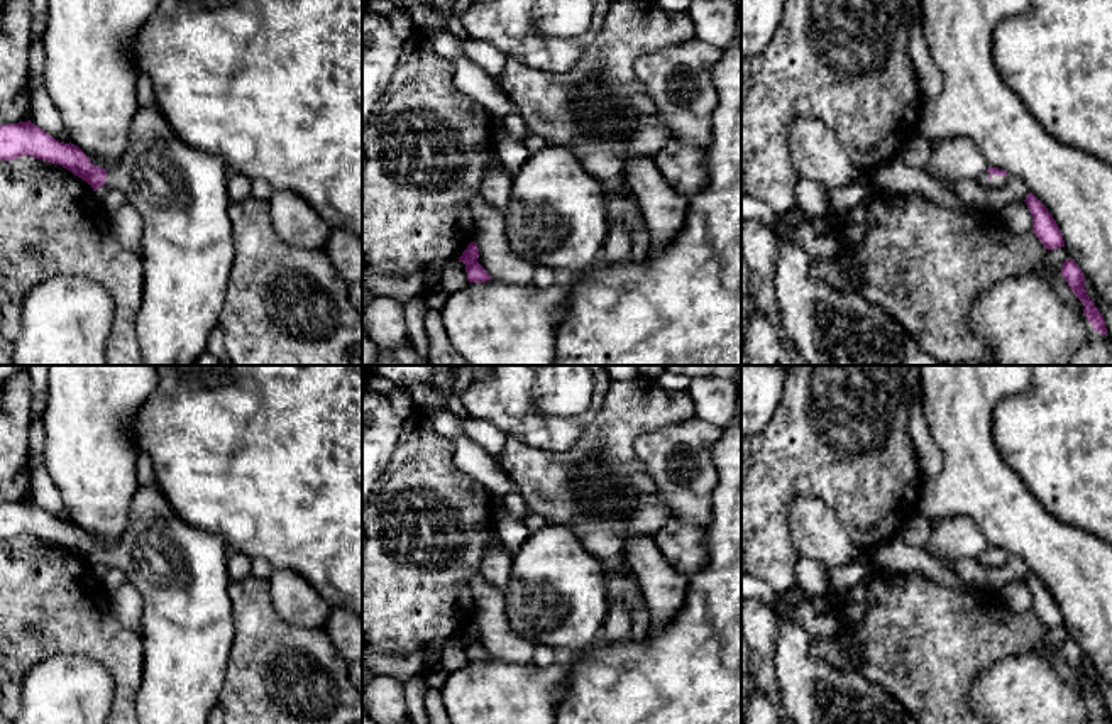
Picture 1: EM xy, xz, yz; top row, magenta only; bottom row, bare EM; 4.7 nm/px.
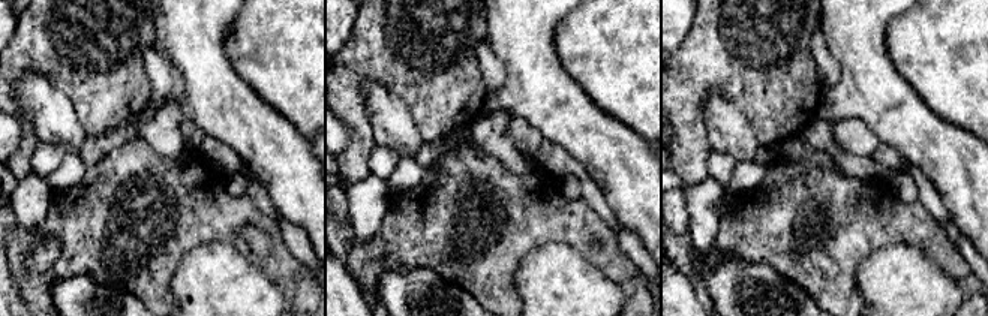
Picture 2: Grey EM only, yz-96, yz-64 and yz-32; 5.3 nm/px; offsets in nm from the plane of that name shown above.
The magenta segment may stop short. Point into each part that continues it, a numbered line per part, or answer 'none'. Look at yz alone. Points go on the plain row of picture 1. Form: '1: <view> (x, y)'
1: yz (997, 560)

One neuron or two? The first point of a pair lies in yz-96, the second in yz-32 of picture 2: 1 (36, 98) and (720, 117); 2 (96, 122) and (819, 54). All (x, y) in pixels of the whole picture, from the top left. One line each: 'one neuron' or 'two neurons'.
1: one neuron
2: two neurons

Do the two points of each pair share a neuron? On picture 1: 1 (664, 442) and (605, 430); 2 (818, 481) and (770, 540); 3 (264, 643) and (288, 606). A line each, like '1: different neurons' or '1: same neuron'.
1: different neurons
2: same neuron
3: different neurons

